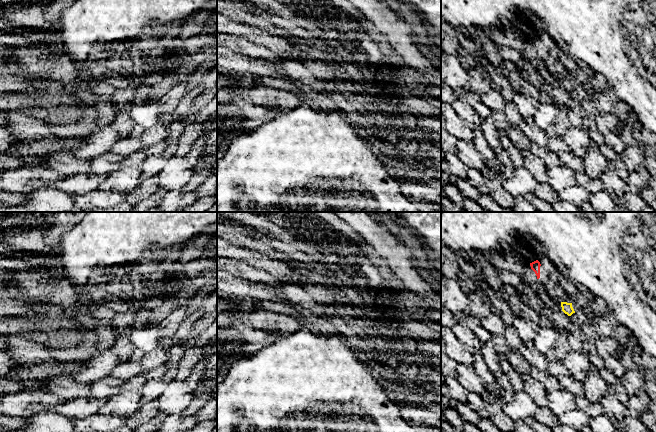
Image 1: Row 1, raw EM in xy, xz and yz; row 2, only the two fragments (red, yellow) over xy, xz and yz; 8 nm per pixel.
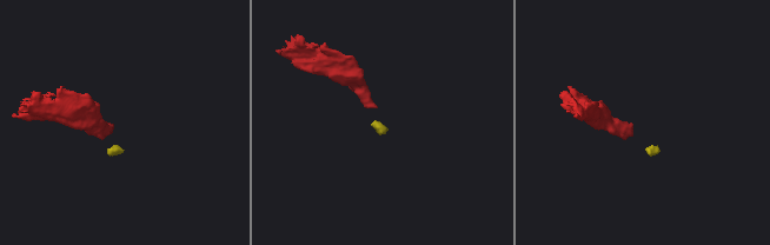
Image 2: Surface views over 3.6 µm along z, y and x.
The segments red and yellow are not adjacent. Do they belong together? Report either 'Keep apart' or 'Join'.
Keep apart

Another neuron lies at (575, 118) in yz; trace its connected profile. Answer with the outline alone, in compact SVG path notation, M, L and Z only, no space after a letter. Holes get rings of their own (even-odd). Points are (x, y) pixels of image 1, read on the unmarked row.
M571 102L568 107L565 107L568 119L570 121L571 127L581 128L582 127L582 119L585 114L581 111L581 109Z

